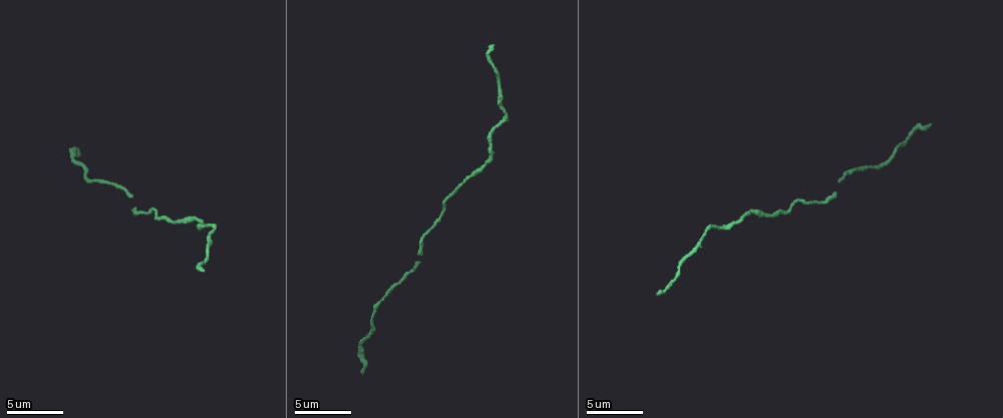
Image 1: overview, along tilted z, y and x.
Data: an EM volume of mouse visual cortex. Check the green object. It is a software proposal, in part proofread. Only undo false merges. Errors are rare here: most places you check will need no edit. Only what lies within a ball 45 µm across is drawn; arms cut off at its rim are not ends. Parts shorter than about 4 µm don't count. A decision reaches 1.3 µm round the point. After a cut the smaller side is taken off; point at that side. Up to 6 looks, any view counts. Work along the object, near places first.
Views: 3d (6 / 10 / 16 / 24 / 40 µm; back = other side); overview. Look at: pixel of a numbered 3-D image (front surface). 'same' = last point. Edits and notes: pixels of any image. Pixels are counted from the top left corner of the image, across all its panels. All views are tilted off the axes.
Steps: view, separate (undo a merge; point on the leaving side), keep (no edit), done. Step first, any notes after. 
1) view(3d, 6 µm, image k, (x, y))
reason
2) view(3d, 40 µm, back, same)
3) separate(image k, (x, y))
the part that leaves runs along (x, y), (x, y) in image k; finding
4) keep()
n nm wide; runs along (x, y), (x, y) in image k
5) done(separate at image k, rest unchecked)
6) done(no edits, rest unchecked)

view(3d, 6 µm, image 1, (505, 111))
narrows sharply

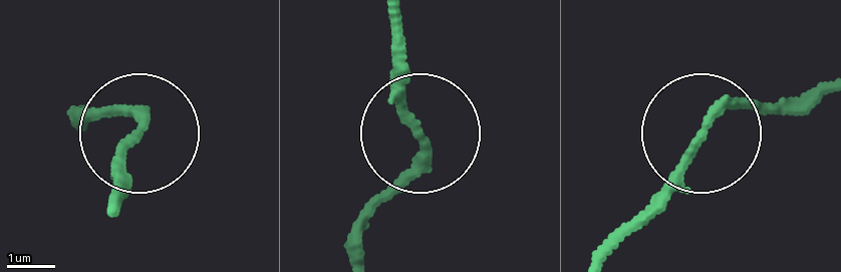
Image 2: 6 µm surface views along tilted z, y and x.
view(3d, 6 µm, back, image 2, (133, 138))

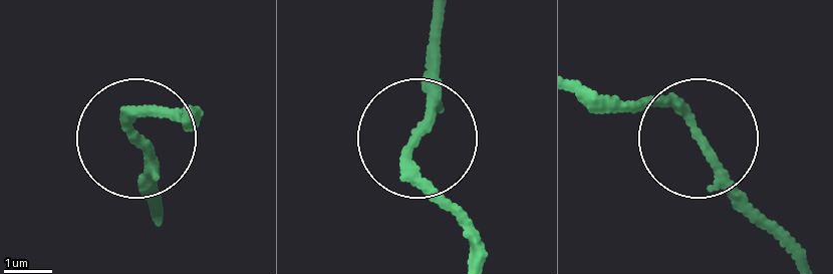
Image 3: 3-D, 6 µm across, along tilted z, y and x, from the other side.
keep()
runs along (475, 250), (413, 150), (437, 22) in image 3; all the same cell

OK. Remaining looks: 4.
view(3d, 16 µm, image 1, (466, 177))
sudden change in width

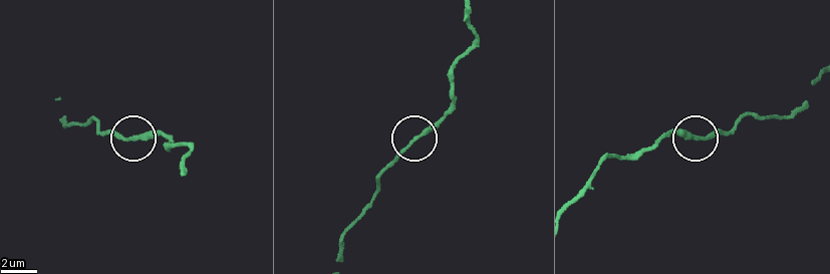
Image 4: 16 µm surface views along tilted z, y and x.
view(3d, 6 µm, image 4, (136, 139))

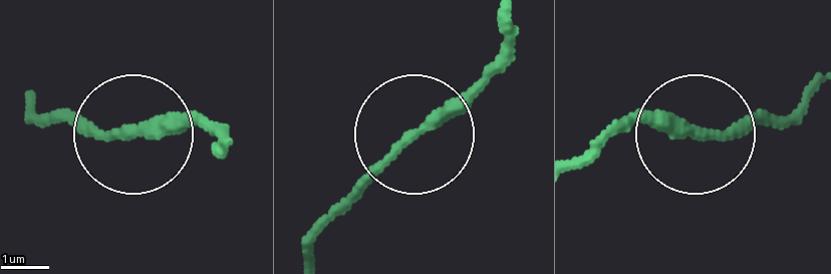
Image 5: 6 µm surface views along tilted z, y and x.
keep()
220 nm wide; runs along (312, 243), (503, 68) in image 5; continuous, no second cell

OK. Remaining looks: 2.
view(3d, 10 µm, image 1, (380, 301))
thin neck

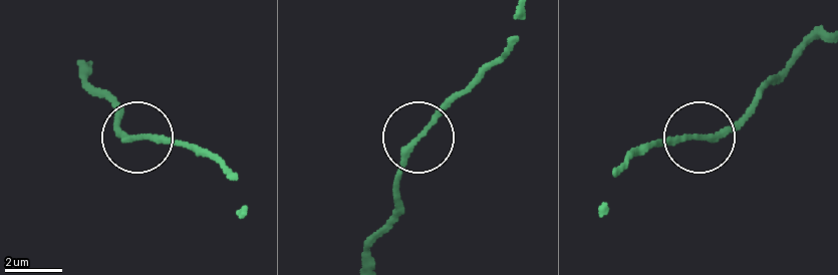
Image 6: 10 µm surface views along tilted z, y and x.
view(3d, 10 µm, back, image 6, (698, 136))

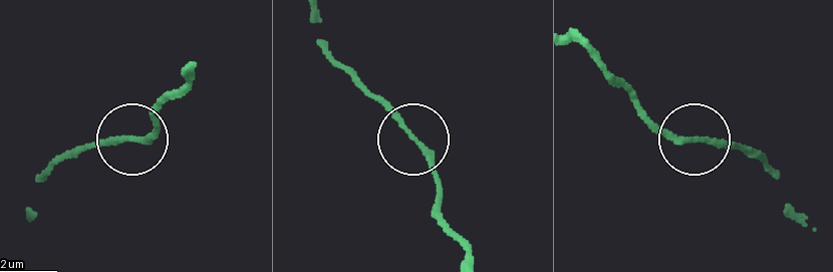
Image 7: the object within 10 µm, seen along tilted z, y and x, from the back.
keep()
runs along (311, 15), (321, 44), (377, 97), (425, 157), (440, 201) in image 7; all the same cell

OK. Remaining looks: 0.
done(no edits, rest unchecked)

